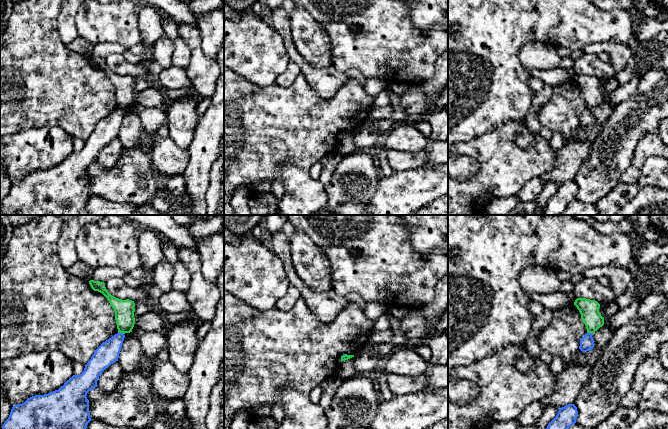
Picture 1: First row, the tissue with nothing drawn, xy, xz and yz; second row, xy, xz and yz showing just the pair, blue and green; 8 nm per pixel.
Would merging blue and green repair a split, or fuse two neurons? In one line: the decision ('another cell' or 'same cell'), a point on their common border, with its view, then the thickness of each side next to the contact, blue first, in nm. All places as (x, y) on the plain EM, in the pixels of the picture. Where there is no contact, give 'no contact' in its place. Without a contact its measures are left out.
another cell | xy (121, 109) | 180/160 nm

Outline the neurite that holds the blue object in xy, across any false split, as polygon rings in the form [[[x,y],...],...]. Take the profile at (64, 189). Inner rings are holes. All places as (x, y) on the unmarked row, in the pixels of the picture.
[[[118,108],[103,118],[94,128],[80,151],[73,151],[58,166],[44,171],[35,171],[24,179],[12,183],[2,202],[2,215],[90,215],[87,201],[89,191],[87,169],[97,163],[102,148],[118,137],[125,111]]]

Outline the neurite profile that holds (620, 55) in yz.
[[[600,42],[586,45],[582,49],[587,54],[607,53],[614,72],[617,74],[629,66],[635,50],[631,44],[624,45],[616,42]]]

